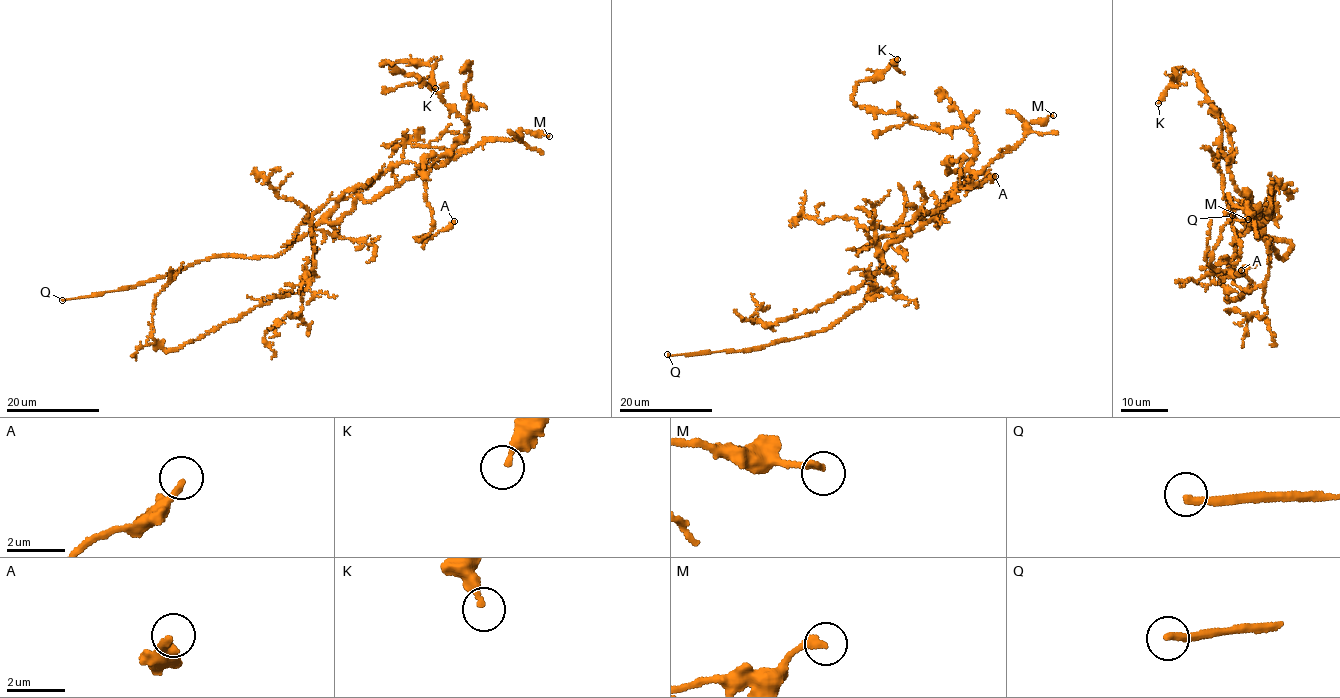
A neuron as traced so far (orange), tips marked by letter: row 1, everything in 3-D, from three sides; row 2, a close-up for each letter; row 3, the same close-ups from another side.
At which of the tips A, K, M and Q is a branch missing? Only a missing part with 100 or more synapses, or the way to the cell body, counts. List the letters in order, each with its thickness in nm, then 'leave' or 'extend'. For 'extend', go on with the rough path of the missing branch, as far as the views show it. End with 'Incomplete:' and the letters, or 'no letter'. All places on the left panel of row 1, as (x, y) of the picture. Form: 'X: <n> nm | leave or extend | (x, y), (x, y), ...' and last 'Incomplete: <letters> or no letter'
A: 220 nm | leave
K: 280 nm | leave
M: 240 nm | leave
Q: 240 nm | extend | (62, 300), (22, 287), (4, 269), (3, 272)
Incomplete: Q

